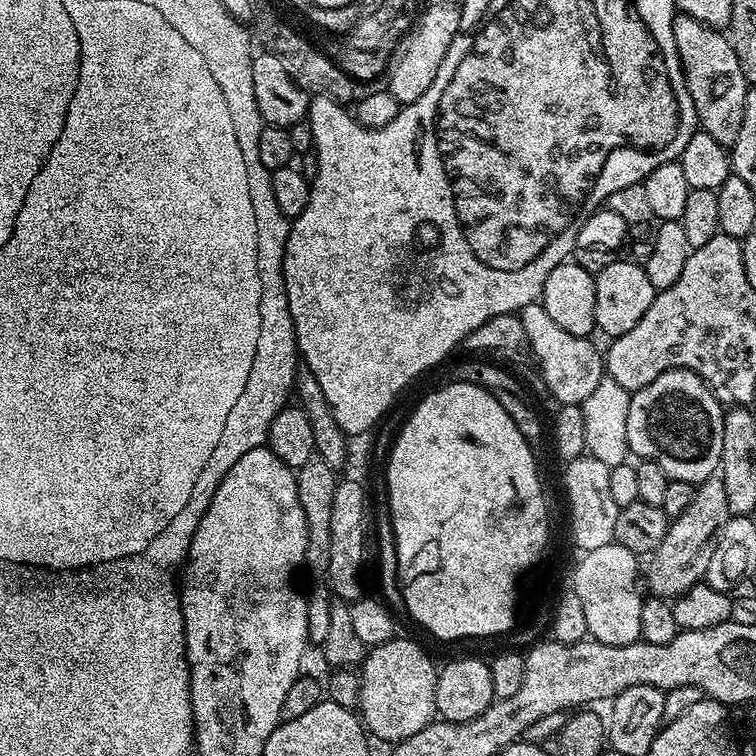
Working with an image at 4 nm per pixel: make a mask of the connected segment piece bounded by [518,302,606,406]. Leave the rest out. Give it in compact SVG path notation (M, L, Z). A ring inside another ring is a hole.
M539 302L527 304L525 308L520 309L518 315L522 322L522 330L530 342L535 367L540 367L540 376L548 383L548 392L557 400L557 405L583 404L586 398L590 398L591 392L598 387L598 382L605 379L606 376L606 360L601 349L599 352L591 344L593 341L587 336L575 336L562 330L562 326L558 326L558 322L554 322L554 318L550 318L550 314L546 314L543 304Z

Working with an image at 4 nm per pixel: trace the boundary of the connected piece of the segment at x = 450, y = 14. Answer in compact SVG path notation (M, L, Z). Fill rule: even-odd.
M455 3L453 5L432 4L425 10L424 17L422 16L423 12L412 27L399 37L394 55L391 57L390 67L386 72L387 92L402 106L418 102L418 98L422 98L422 94L430 90L430 82L434 82L438 74L438 66L442 66L442 58L448 56L450 42L454 42L458 34L460 10Z

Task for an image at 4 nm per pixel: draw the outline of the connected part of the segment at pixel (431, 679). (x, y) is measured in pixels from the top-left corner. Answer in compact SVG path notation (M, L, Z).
M393 638L376 648L368 648L362 665L358 715L369 735L395 746L433 723L436 710L438 664L412 640Z

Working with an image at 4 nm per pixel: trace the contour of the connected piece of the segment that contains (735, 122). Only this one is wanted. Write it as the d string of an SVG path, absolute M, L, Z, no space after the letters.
M683 14L677 15L673 20L674 42L678 50L678 58L684 65L684 77L686 86L690 90L691 111L700 119L699 127L710 138L714 138L722 147L731 149L734 142L738 142L738 130L742 130L742 118L746 106L746 94L749 90L749 82L742 74L742 66L738 66L738 54L734 54L731 42L723 31L706 26L694 18Z

